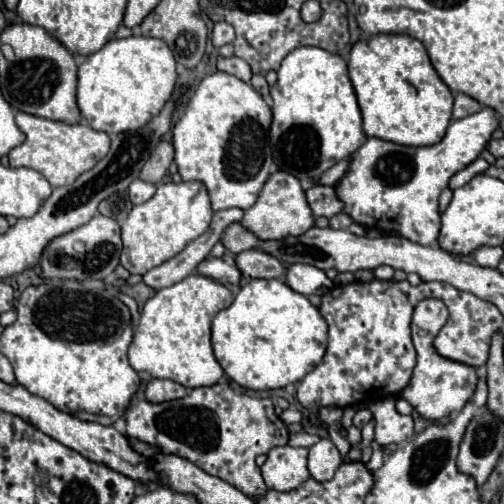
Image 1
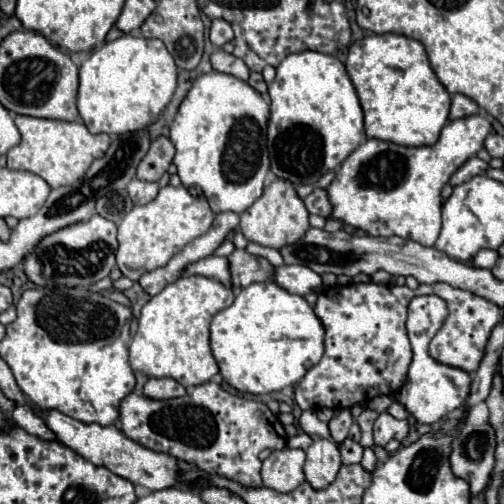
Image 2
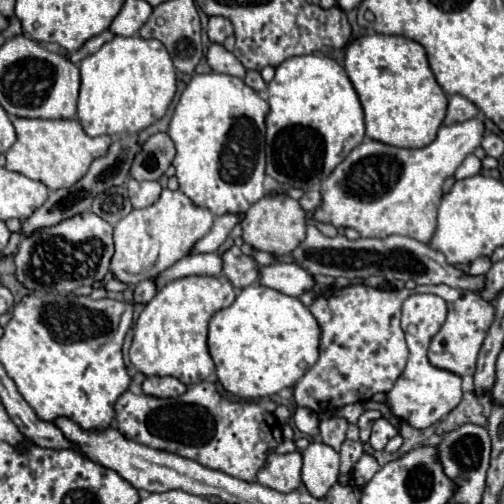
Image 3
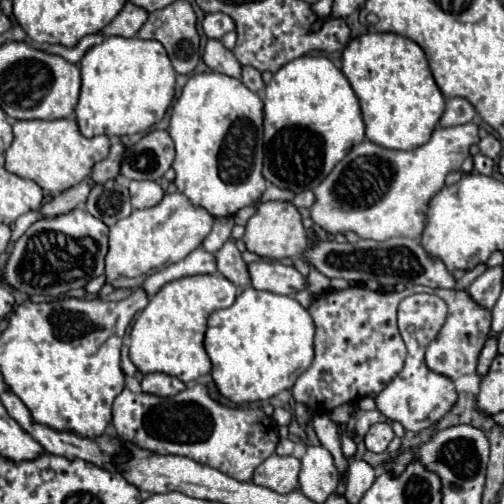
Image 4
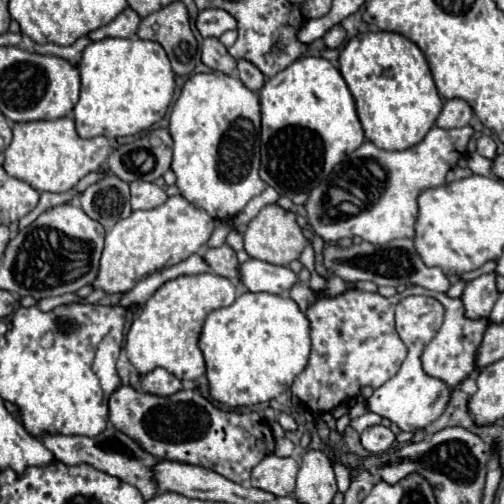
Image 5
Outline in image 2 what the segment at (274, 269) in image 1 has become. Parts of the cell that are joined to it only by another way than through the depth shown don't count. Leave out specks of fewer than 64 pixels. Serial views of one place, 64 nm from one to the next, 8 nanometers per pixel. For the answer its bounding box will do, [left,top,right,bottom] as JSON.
[228,250,274,288]

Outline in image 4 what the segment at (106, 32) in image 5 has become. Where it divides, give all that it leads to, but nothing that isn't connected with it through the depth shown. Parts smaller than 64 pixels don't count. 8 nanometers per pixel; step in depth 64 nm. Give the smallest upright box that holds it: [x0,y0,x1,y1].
[100,2,148,38]

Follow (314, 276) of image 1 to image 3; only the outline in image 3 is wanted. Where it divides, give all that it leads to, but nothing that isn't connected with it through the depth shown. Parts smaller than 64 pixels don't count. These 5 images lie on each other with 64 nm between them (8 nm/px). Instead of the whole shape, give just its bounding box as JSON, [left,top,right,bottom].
[258,262,314,296]

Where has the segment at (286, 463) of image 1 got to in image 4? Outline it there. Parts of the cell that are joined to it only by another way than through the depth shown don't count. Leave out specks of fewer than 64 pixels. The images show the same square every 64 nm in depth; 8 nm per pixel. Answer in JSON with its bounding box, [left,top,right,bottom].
[252,454,300,494]

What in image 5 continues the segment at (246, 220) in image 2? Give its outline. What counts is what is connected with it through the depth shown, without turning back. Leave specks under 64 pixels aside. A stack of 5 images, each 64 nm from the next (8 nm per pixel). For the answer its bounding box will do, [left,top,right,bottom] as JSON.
[244,204,306,264]

